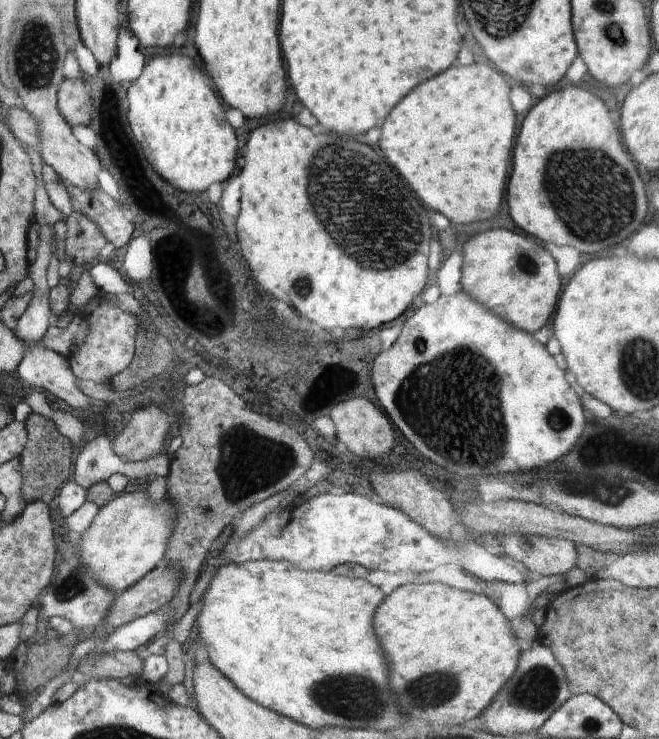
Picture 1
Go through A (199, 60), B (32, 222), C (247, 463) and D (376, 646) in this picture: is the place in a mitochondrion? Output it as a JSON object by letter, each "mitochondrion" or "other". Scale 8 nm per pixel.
{"A":"other","B":"other","C":"mitochondrion","D":"other"}

